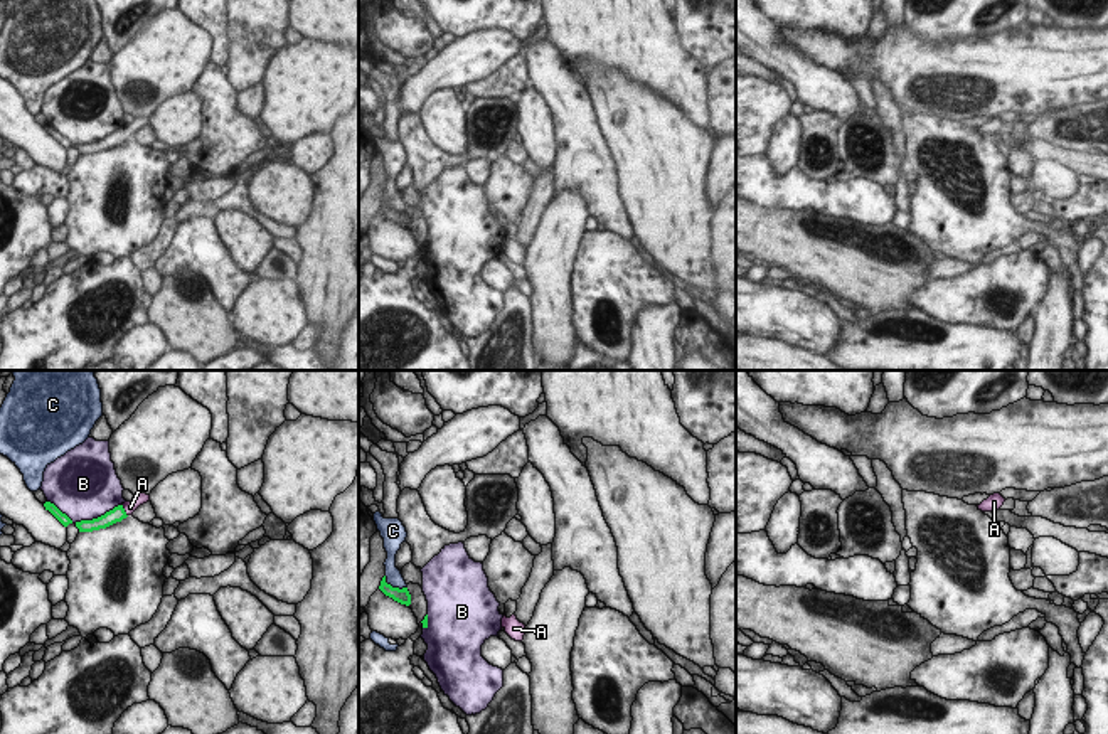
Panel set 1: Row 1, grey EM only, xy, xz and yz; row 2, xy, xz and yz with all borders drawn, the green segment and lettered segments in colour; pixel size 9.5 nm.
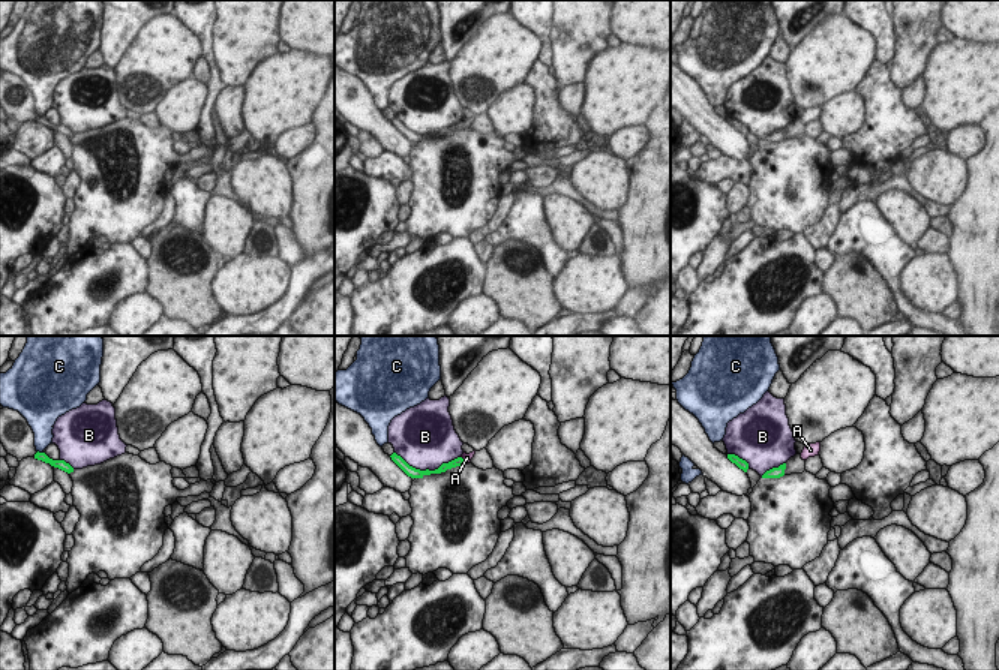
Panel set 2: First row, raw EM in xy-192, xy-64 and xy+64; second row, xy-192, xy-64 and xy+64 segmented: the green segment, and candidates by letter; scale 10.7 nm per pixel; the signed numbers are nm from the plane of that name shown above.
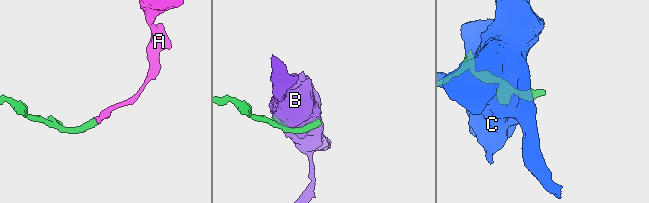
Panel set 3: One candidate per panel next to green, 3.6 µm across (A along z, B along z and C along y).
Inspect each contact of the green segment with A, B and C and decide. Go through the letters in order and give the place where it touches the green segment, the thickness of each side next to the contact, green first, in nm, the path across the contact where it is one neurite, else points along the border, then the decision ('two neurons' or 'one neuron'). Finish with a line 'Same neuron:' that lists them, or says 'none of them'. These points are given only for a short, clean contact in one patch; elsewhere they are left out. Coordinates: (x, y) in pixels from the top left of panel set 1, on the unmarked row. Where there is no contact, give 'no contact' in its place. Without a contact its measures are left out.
A: xy (123, 133) | 140/120 nm | across xy (117, 137), (123, 133), (130, 130) | one neuron
B: xy (85, 143) | 130/480 nm | two neurons
C: xz (396, 211) | 140/160 nm | two neurons
Same neuron: A

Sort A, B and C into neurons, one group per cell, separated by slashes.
A / B / C

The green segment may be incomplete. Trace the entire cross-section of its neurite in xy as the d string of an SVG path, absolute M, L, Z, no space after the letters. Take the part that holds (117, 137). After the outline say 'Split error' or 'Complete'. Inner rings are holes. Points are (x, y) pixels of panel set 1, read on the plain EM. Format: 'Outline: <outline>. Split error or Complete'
Outline: M146 116L135 118L131 125L121 126L98 141L76 145L76 150L79 152L79 155L106 152L116 145L121 145L128 138L133 138L133 135L148 123L150 118Z. Split error.

